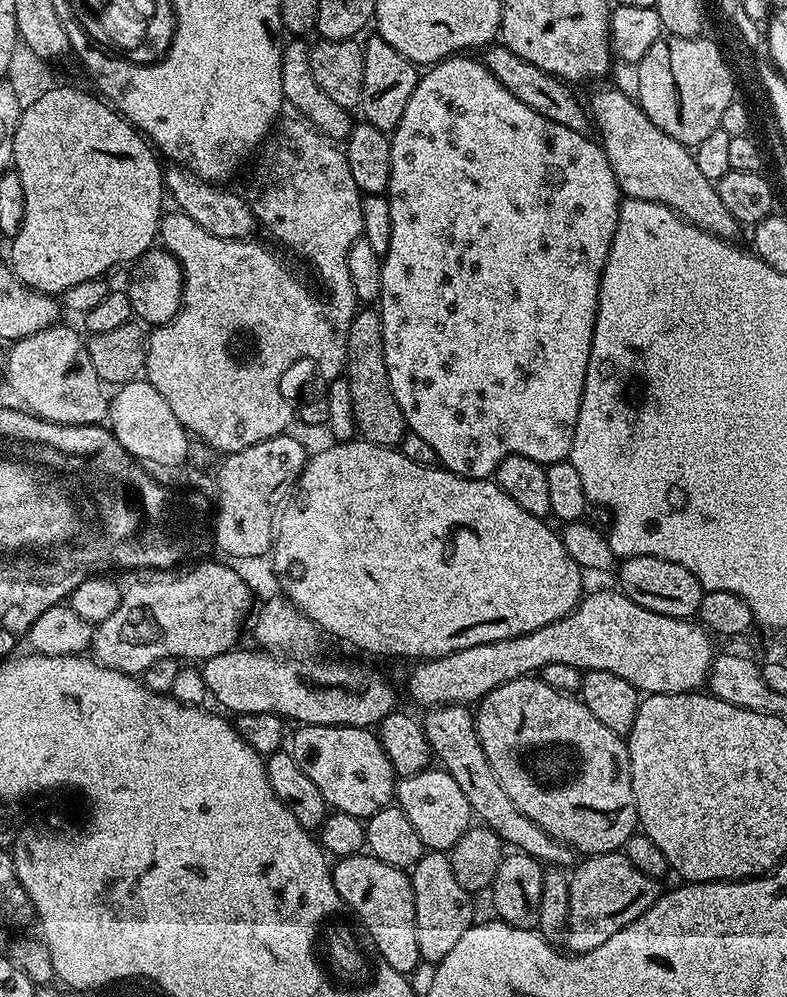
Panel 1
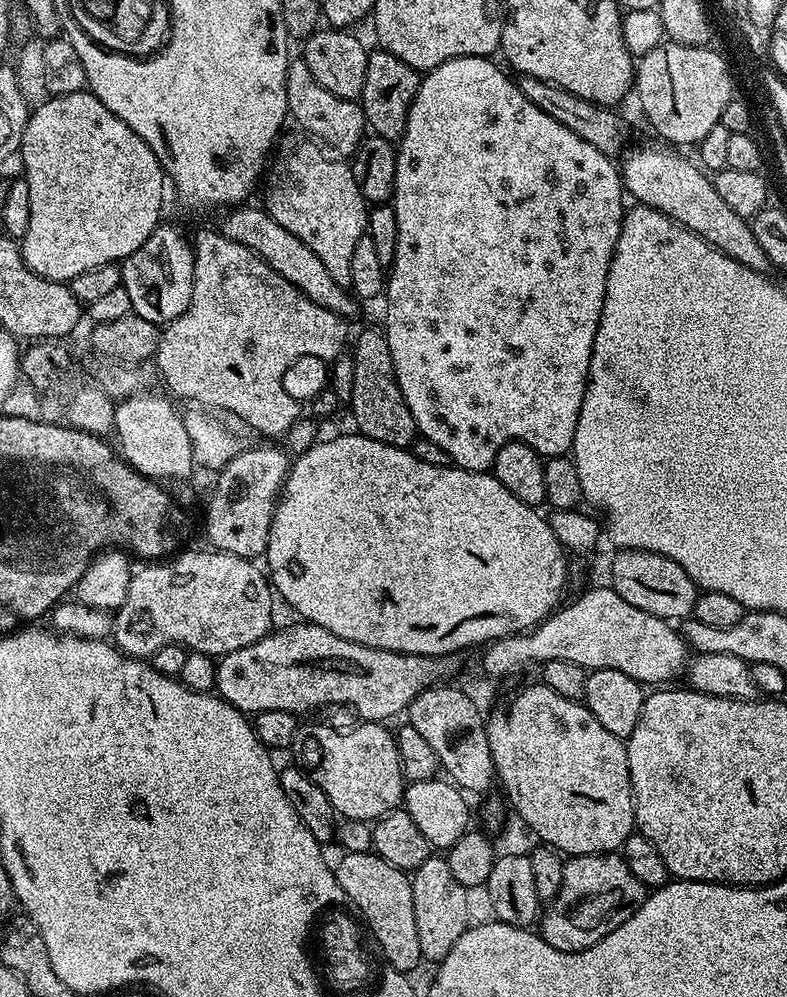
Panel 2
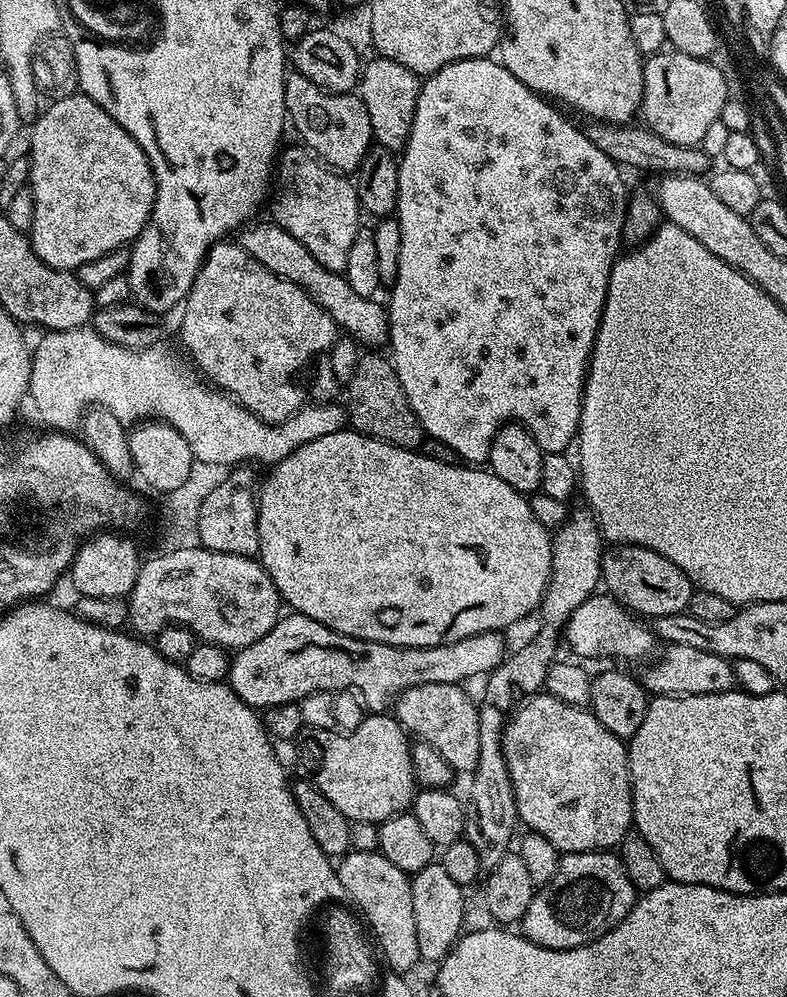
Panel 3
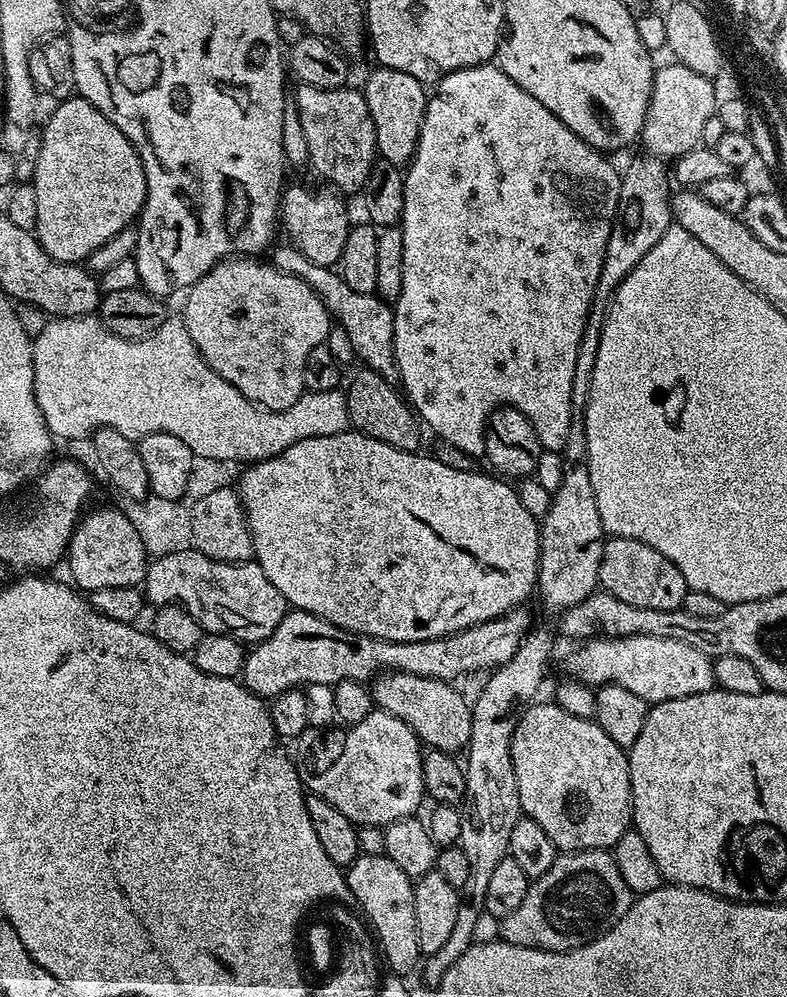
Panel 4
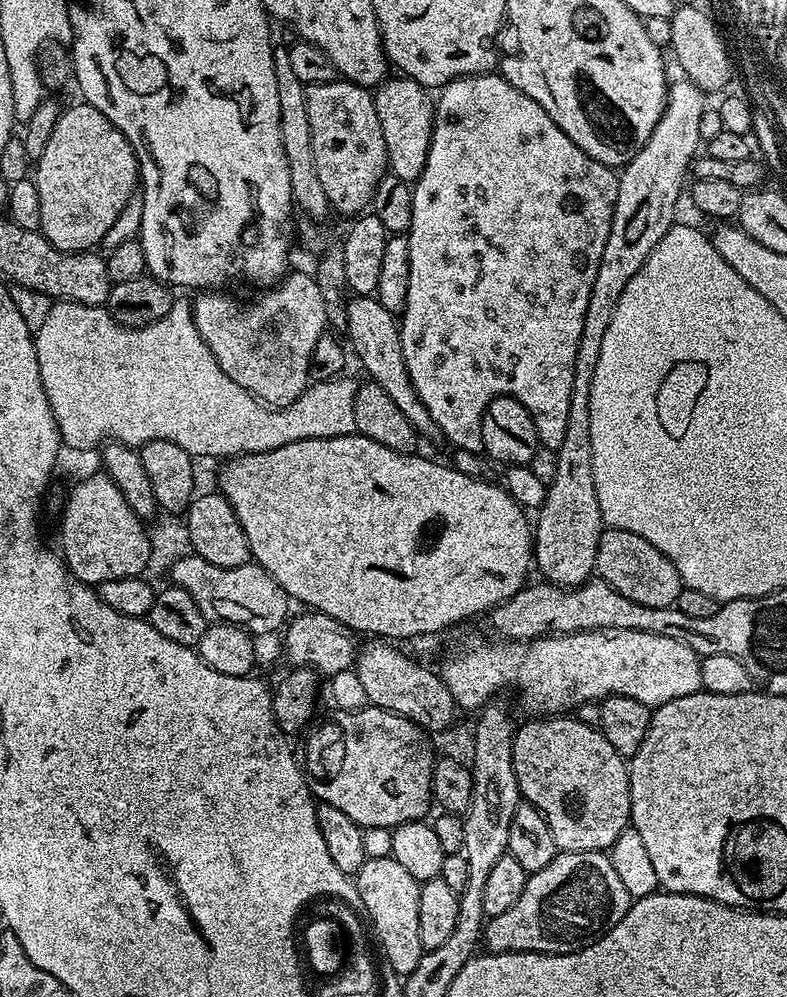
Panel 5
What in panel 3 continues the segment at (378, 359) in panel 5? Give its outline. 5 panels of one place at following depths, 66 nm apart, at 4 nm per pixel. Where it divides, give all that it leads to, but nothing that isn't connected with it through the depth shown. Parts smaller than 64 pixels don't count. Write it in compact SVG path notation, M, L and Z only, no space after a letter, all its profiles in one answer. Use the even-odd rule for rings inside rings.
M252 222L239 233L238 243L241 248L247 250L259 264L264 264L266 270L294 282L307 296L322 310L326 310L332 316L337 329L341 333L353 338L360 346L365 344L388 344L388 314L383 303L371 296L358 294L350 286L350 282L341 273L329 266L325 261L314 258L294 234L281 228L275 222L260 224Z

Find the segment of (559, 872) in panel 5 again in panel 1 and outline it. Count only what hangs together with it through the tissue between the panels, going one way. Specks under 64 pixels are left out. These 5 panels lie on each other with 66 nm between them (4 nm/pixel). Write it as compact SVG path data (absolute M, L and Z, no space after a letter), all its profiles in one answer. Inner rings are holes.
M623 851L603 852L581 860L584 861L580 865L577 863L570 872L570 914L566 945L568 944L567 951L572 954L589 952L594 950L594 946L602 946L606 938L611 938L613 934L618 934L618 930L630 926L634 918L642 918L642 914L646 914L646 910L650 910L650 906L654 906L654 902L662 895L661 885L654 878L642 874L642 870L631 864Z

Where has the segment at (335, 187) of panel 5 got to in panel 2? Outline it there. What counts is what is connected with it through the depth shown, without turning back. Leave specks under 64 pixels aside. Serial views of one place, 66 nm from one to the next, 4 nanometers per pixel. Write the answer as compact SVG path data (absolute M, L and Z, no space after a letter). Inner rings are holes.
M302 58L293 59L288 65L286 98L291 119L296 119L301 124L299 127L307 135L319 138L333 153L339 154L341 157L351 157L366 135L364 110L359 103L355 100L338 98L334 94L330 94L330 90L322 90L322 86L318 86L318 82L314 82L314 74L310 74L310 70Z

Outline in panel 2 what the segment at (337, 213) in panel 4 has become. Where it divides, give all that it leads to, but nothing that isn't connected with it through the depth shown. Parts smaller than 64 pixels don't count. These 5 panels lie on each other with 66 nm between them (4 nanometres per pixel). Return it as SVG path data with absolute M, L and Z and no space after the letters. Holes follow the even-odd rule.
M296 132L281 135L275 145L276 161L273 164L271 161L262 184L262 207L278 226L286 226L290 234L302 238L302 242L318 254L321 262L332 270L334 282L351 285L350 258L354 258L358 238L366 235L370 205L358 190L351 167L343 159L333 158L313 137Z

